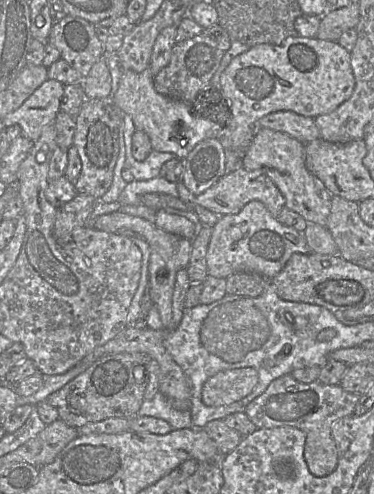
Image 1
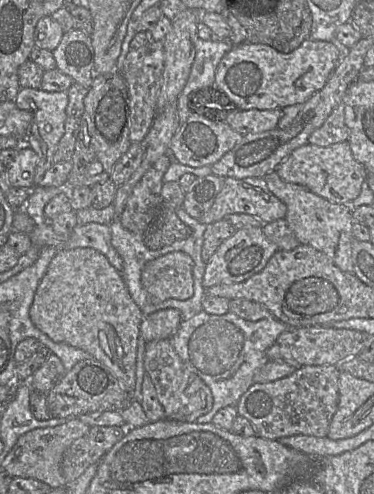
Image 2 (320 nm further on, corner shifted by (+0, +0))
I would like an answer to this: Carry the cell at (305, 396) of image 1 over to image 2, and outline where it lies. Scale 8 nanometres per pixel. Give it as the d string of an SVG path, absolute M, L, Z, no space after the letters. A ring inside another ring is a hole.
M336 365L302 366L291 375L268 383L254 383L236 405L239 416L249 420L257 435L278 440L294 435L326 437L339 403Z

